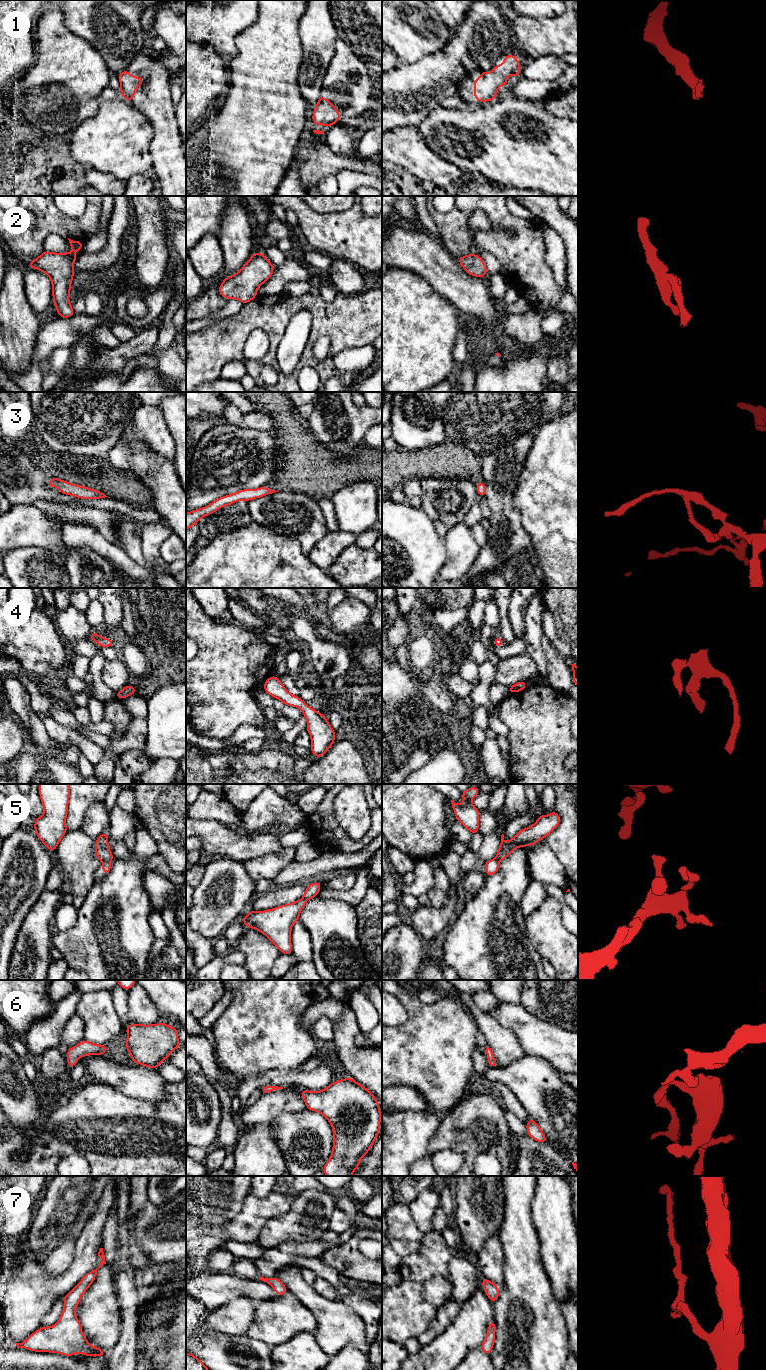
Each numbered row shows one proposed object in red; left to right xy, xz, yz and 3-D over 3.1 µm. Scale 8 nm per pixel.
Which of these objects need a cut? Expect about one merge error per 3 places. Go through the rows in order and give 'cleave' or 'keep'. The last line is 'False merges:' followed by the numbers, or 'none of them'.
1: keep
2: keep
3: keep
4: keep
5: cleave
6: keep
7: keep
False merges: 5

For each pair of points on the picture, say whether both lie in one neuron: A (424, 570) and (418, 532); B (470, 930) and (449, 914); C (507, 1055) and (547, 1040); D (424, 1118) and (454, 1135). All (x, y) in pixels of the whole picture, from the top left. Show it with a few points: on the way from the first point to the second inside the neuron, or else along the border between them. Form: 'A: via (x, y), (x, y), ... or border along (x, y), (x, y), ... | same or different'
A: via (418, 561), (418, 541) | same
B: border along (465, 898), (455, 918), (448, 926) | different
C: border along (509, 1029), (517, 1037), (525, 1054) | different
D: border along (441, 1117), (440, 1124), (428, 1145) | different

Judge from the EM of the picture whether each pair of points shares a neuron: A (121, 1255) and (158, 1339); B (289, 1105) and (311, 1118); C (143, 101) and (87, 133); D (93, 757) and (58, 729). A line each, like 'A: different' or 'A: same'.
A: different
B: different
C: different
D: same

